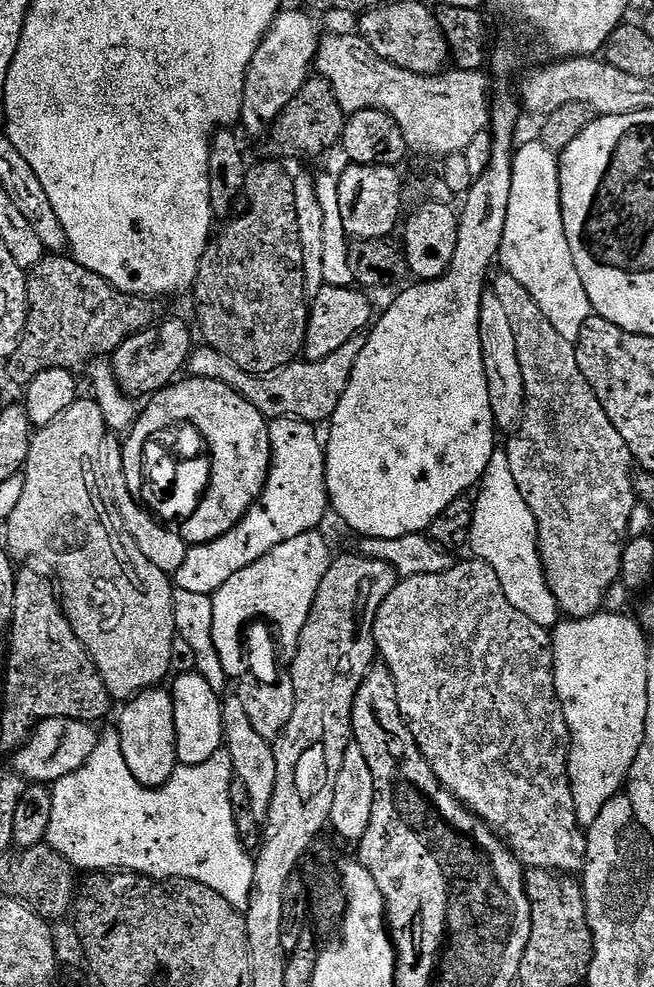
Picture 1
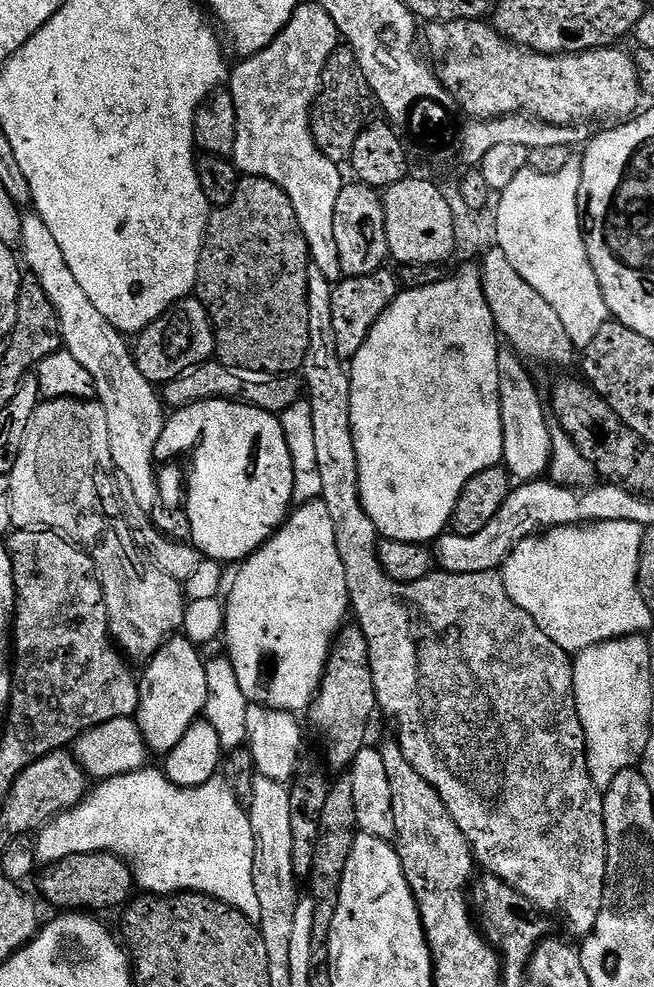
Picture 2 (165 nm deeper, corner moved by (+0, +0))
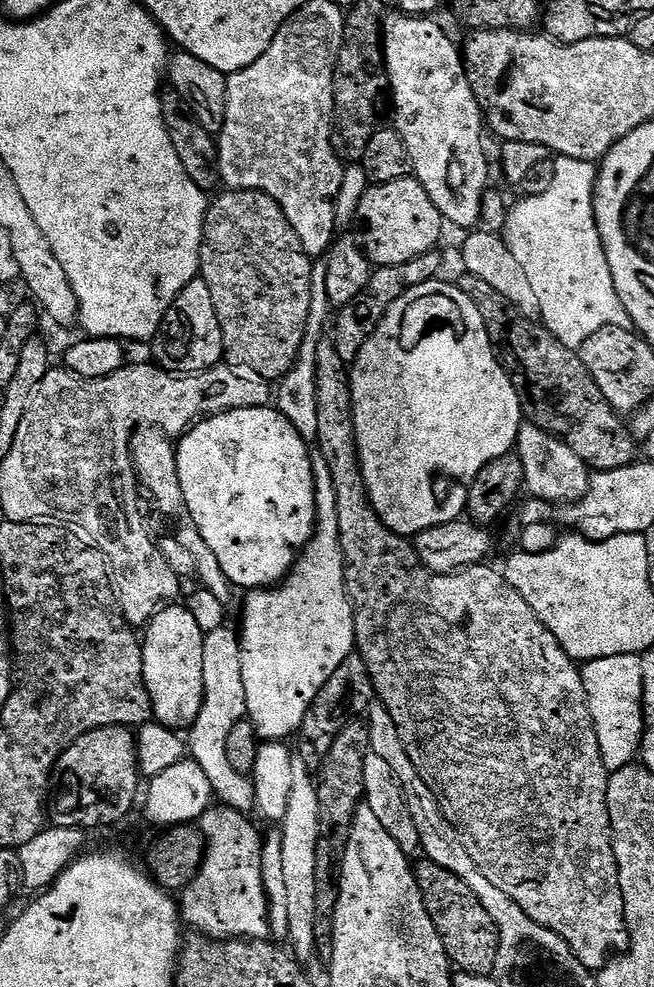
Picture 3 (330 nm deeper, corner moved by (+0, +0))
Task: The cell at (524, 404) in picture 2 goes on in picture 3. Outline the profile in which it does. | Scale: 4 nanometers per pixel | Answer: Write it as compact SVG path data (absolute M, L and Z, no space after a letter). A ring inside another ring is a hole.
M524 422L516 439L515 455L519 456L524 471L524 487L529 497L544 500L547 504L573 504L588 493L590 469L558 437L542 430L537 424Z

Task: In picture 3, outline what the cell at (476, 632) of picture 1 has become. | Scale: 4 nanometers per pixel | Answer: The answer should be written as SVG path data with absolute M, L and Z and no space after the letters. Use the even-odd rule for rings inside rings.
M321 339L318 346L318 356L316 358L316 394L318 396L318 434L315 443L318 450L328 460L330 466L330 478L334 478L334 494L338 501L338 534L342 542L342 554L344 555L344 584L348 587L348 596L352 600L352 612L356 616L356 646L355 651L366 662L366 666L370 670L370 678L372 685L376 687L376 696L379 703L386 706L386 710L390 710L390 718L394 718L394 722L400 731L402 742L406 746L406 754L410 754L410 762L414 762L414 770L418 770L418 774L426 782L426 786L430 786L430 790L436 795L436 799L440 801L440 809L443 810L445 818L460 831L464 838L466 850L470 850L470 858L474 858L474 862L478 862L478 870L482 870L482 874L486 874L486 878L490 878L490 882L494 882L494 886L498 886L498 890L502 890L502 894L506 894L514 902L518 902L518 906L522 906L522 910L526 910L526 914L530 918L534 918L534 922L538 922L542 926L546 926L554 934L561 936L570 946L570 950L578 958L578 962L582 962L582 966L599 970L608 963L610 957L617 950L627 949L630 939L628 927L624 921L624 899L622 898L622 890L620 889L620 871L616 865L616 855L614 854L614 846L612 845L612 827L610 826L610 814L608 813L608 803L606 802L606 794L608 793L609 773L606 766L602 762L602 750L598 750L598 734L594 730L594 722L591 718L591 712L587 706L586 686L583 685L581 669L576 664L577 661L571 656L567 656L562 650L562 646L558 642L558 638L554 638L554 634L550 634L550 630L544 627L544 623L538 618L538 614L534 614L534 610L530 610L530 606L526 602L526 598L522 598L522 594L518 594L518 590L514 590L514 586L508 584L508 580L504 577L503 571L488 568L487 563L477 564L470 568L464 568L460 572L451 572L445 576L439 576L437 572L430 571L420 563L418 554L416 553L415 543L411 539L392 532L380 520L379 514L372 509L372 503L368 497L366 490L366 482L364 475L360 469L360 455L358 454L358 446L356 445L356 427L352 421L352 385L350 383L350 372L346 367L346 361L340 357L335 343L331 339Z

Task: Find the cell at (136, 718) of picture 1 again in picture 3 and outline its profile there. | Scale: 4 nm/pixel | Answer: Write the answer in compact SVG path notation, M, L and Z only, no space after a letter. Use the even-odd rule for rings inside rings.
M180 602L161 608L143 629L144 681L155 723L173 730L188 730L198 718L204 705L202 650L205 635L187 606Z

